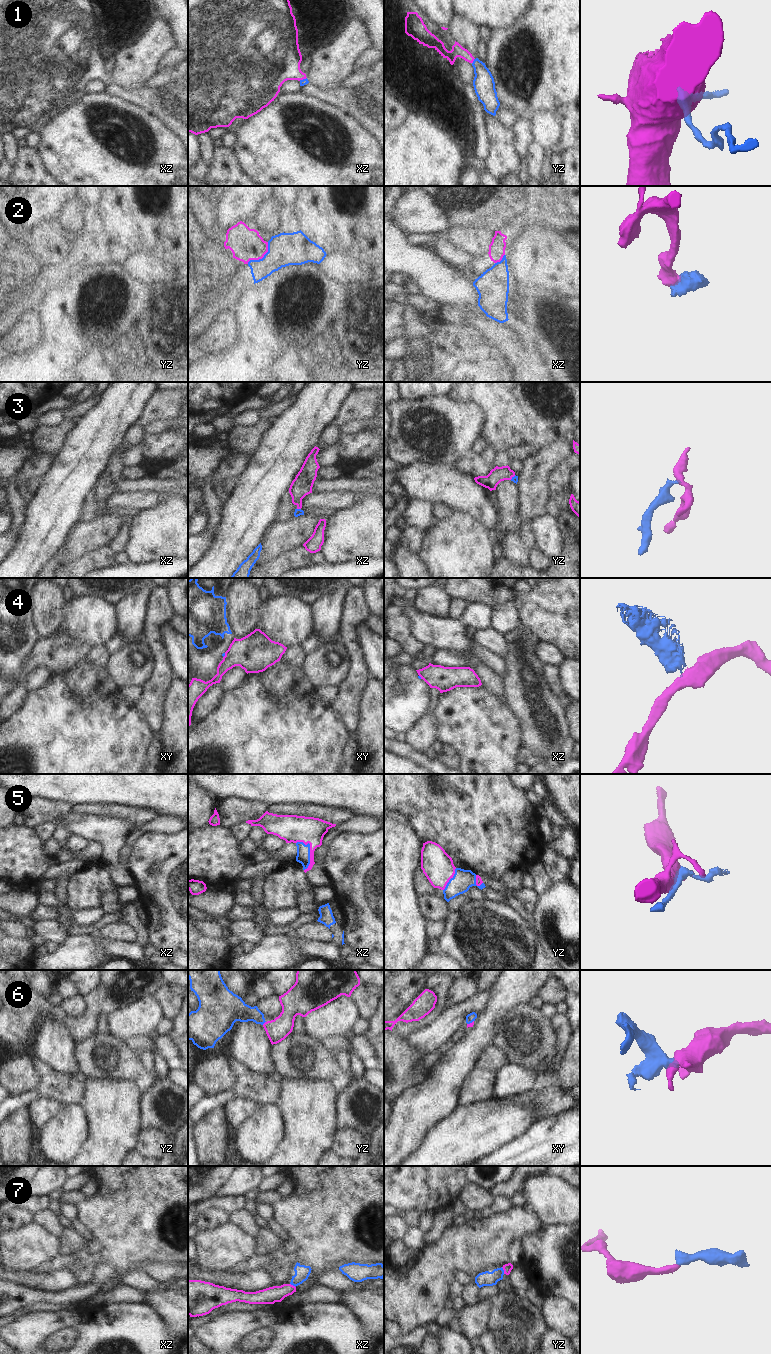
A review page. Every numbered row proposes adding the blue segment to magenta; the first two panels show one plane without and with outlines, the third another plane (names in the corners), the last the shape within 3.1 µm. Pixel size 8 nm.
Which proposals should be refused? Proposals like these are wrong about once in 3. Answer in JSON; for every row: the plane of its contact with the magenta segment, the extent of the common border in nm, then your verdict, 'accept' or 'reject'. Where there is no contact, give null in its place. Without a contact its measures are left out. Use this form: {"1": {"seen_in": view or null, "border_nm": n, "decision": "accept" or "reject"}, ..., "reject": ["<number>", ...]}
{"1": {"seen_in": "yz", "border_nm": 50, "decision": "accept"}, "2": {"seen_in": "yz", "border_nm": 240, "decision": "reject"}, "3": {"seen_in": "xz", "border_nm": 30, "decision": "reject"}, "4": {"seen_in": "xy", "border_nm": 40, "decision": "reject"}, "5": {"seen_in": "xz", "border_nm": 240, "decision": "accept"}, "6": {"seen_in": "yz", "border_nm": 40, "decision": "accept"}, "7": {"seen_in": "yz", "border_nm": 60, "decision": "accept"}, "reject": ["2", "3", "4"]}

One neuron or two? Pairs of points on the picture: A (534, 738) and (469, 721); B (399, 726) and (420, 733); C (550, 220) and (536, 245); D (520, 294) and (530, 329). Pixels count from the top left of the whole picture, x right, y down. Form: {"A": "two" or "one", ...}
{"A": "two", "B": "two", "C": "two", "D": "one"}

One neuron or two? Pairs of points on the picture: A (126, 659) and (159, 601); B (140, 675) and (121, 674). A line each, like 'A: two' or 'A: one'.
A: two
B: one

